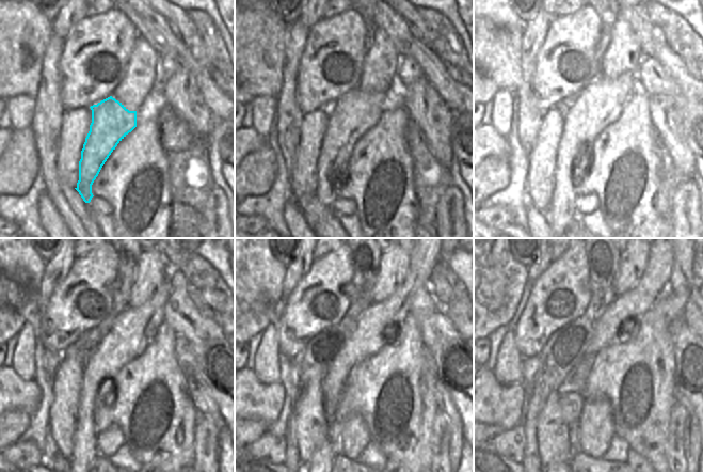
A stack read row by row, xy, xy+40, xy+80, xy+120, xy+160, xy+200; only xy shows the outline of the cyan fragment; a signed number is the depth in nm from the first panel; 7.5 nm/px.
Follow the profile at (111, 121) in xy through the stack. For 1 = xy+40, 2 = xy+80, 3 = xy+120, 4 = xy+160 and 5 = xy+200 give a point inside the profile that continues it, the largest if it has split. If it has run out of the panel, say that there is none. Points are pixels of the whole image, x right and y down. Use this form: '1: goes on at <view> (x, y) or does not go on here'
1: goes on at xy+40 (355, 112)
2: goes on at xy+80 (600, 105)
3: goes on at xy+120 (132, 330)
4: goes on at xy+160 (374, 324)
5: goes on at xy+200 (633, 304)

